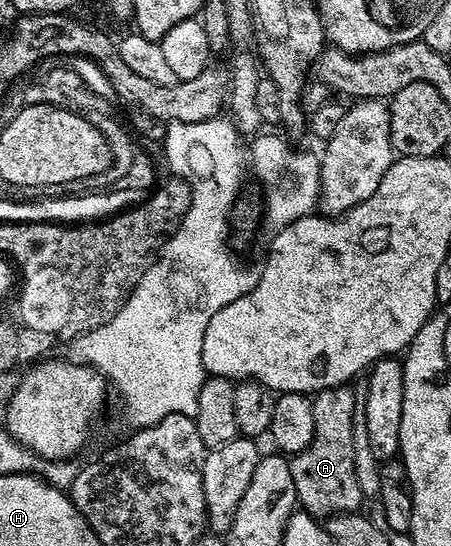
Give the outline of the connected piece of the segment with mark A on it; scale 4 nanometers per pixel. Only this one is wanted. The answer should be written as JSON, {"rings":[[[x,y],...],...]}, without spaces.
{"rings":[[[350,385],[341,387],[329,387],[317,392],[312,399],[312,417],[316,421],[316,429],[312,433],[312,441],[308,449],[304,449],[299,455],[290,459],[292,469],[292,485],[296,485],[296,497],[298,507],[305,514],[314,516],[319,521],[325,521],[332,515],[349,515],[357,512],[358,507],[364,502],[364,496],[360,489],[360,481],[356,481],[356,461],[352,449],[352,429],[354,428],[354,399],[355,388]]]}

